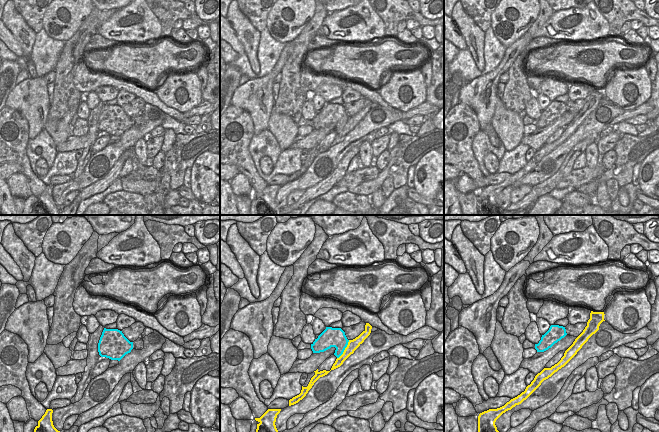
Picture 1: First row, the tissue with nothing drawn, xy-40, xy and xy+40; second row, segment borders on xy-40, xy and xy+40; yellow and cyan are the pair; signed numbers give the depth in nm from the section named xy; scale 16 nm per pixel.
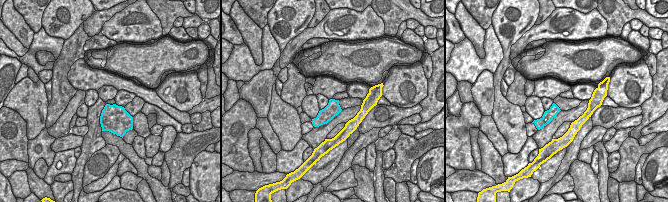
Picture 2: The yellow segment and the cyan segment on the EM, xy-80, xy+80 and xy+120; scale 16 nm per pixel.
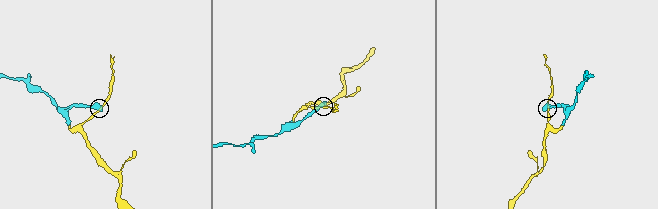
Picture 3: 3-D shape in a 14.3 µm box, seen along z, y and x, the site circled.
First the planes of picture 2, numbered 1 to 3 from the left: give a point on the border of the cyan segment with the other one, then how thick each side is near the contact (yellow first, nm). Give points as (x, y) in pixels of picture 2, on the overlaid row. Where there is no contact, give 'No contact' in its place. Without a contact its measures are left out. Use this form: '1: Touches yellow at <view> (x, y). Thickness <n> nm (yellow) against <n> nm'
1: No contact
2: No contact
3: No contact.

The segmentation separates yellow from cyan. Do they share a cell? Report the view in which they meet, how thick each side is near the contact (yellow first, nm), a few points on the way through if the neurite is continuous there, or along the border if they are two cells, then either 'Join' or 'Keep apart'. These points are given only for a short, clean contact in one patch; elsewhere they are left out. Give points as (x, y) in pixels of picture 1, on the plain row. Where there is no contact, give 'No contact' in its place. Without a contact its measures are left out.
Touches yellow in xy. Thickness 160 nm (yellow) against 320 nm. Join.

